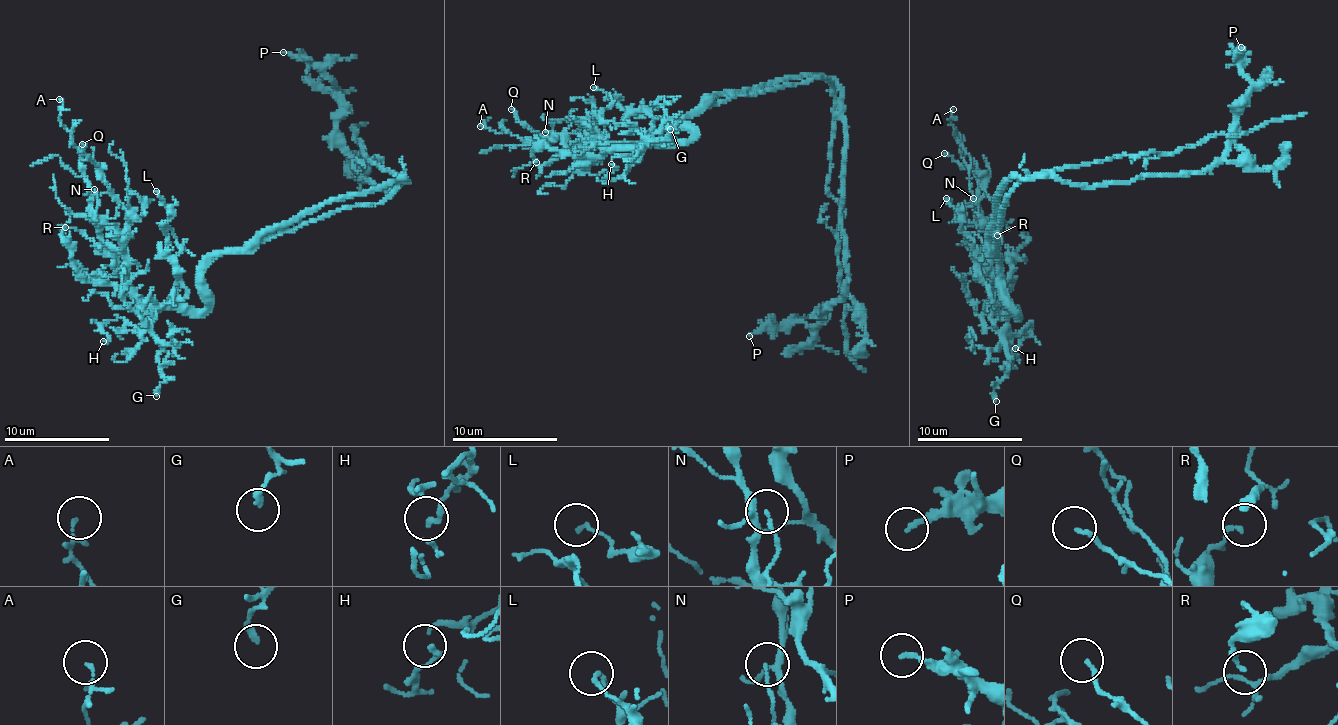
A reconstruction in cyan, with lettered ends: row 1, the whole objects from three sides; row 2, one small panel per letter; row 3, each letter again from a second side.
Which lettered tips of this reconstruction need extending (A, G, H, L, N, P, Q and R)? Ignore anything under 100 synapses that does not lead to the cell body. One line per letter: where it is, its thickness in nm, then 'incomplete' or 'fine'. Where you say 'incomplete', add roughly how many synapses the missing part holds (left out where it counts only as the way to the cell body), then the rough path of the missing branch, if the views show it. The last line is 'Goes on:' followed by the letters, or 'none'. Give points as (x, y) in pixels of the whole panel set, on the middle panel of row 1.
A: place (480, 126); calibre 80 nm; fine
G: place (670, 129); calibre 190 nm; fine
H: place (611, 164); calibre 180 nm; fine
L: place (593, 87); calibre 150 nm; fine
N: place (545, 132); calibre 100 nm; fine
P: place (749, 336); calibre 190 nm; fine
Q: place (511, 109); calibre 140 nm; fine
R: place (536, 162); calibre 100 nm; fine
Goes on: none

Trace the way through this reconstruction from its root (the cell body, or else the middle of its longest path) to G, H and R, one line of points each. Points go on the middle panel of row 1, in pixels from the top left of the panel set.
G: (760, 93), (735, 95), (687, 112), (676, 125), (692, 132), (689, 140), (646, 144), (665, 141), (670, 129)
H: (760, 93), (687, 112), (676, 125), (692, 132), (689, 140), (643, 144), (642, 157), (610, 181), (611, 164)
R: (760, 93), (687, 112), (676, 125), (692, 132), (689, 140), (620, 145), (601, 155), (541, 146), (536, 162)

